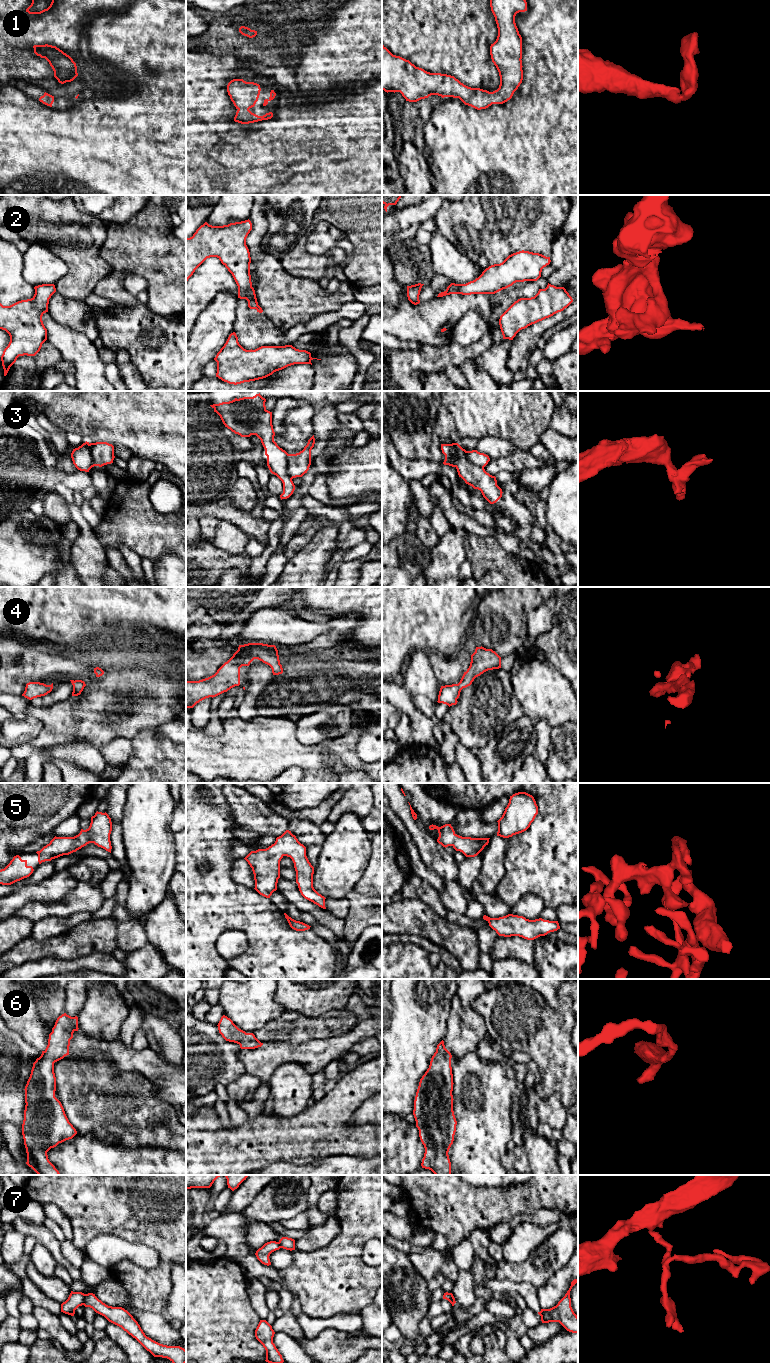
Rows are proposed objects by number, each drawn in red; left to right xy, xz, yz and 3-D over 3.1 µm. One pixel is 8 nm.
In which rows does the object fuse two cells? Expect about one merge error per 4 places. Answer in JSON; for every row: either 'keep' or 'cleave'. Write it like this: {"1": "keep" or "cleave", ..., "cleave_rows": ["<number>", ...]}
{"1": "keep", "2": "keep", "3": "cleave", "4": "keep", "5": "keep", "6": "keep", "7": "cleave", "cleave_rows": ["3", "7"]}

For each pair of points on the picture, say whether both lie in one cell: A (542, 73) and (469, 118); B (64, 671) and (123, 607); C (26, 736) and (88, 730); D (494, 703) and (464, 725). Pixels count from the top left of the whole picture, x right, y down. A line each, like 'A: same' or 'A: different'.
A: same
B: different
C: different
D: same

